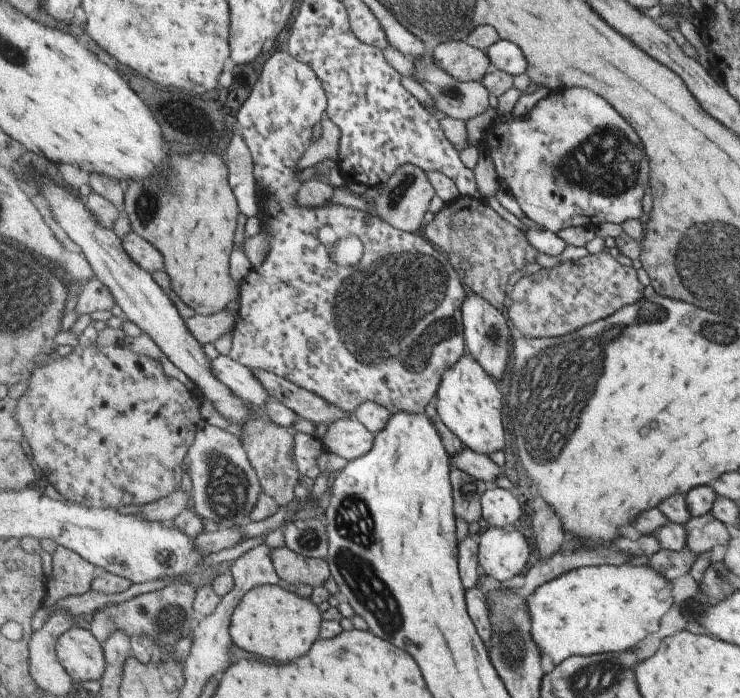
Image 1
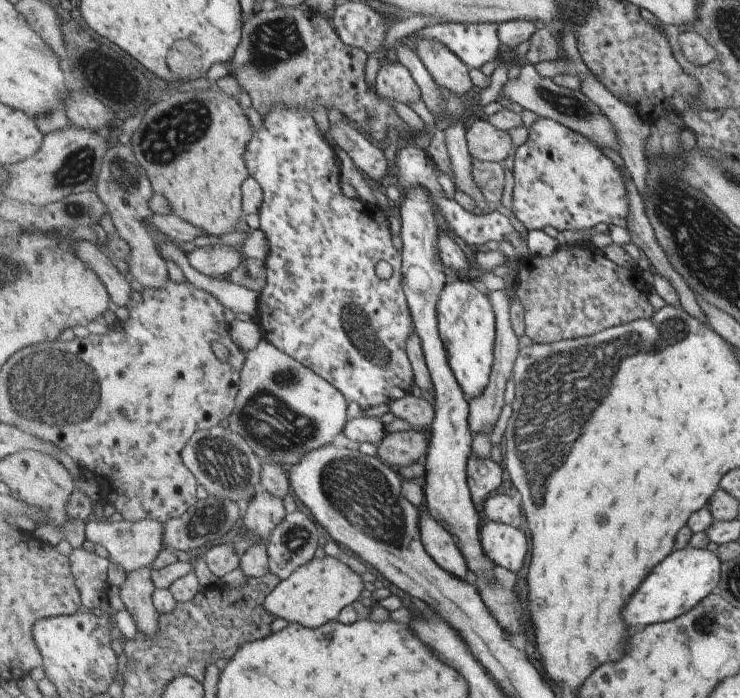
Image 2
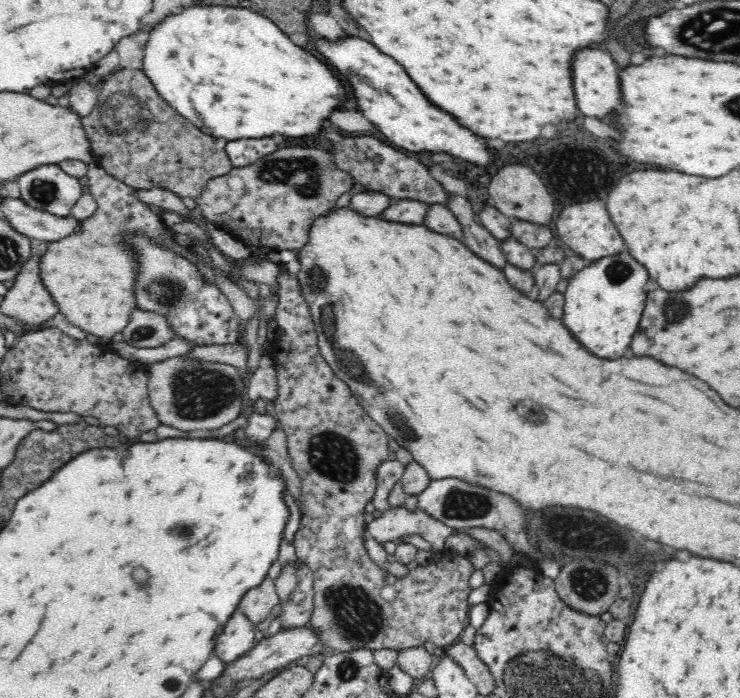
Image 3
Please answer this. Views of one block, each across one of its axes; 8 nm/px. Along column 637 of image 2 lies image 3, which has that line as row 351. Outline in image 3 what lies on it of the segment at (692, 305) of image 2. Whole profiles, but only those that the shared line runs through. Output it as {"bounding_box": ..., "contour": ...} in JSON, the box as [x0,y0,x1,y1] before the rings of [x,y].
{"bounding_box":[186,342,248,371],"contour":[[[241,342],[234,344],[212,344],[212,346],[195,346],[186,355],[186,359],[196,359],[215,363],[233,365],[241,371],[248,365],[248,351]]]}

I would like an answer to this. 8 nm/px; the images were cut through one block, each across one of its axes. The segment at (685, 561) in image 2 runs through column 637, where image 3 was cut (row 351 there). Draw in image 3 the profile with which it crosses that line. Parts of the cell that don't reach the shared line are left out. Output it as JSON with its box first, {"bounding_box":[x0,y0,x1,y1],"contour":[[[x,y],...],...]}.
{"bounding_box":[562,254,648,358],"contour":[[[614,254],[592,261],[592,265],[578,270],[568,280],[562,321],[582,346],[602,358],[620,358],[626,354],[630,340],[642,318],[646,304],[644,284],[648,270],[630,254]]]}

